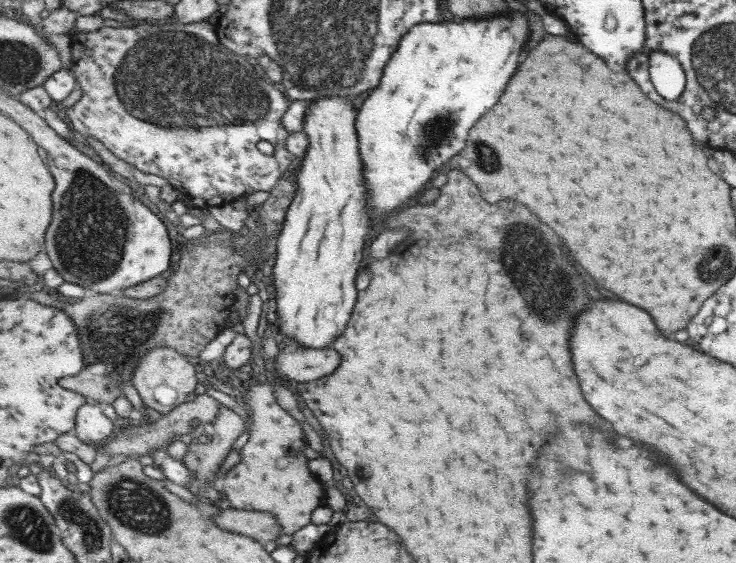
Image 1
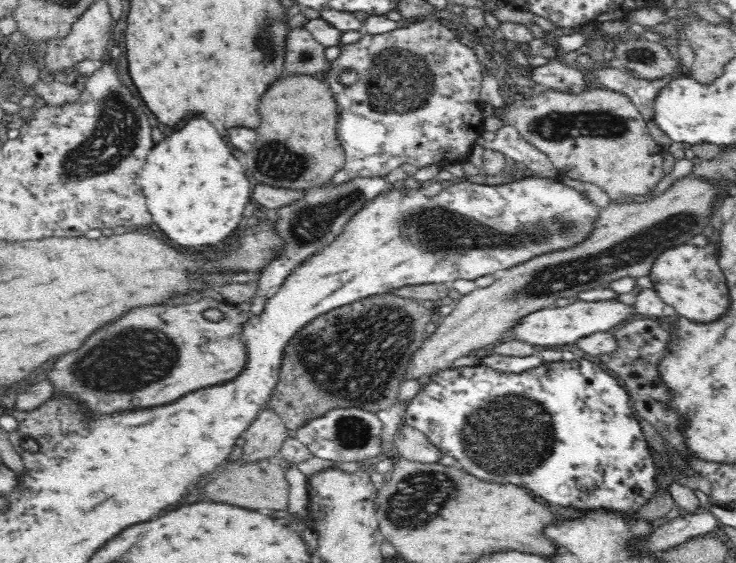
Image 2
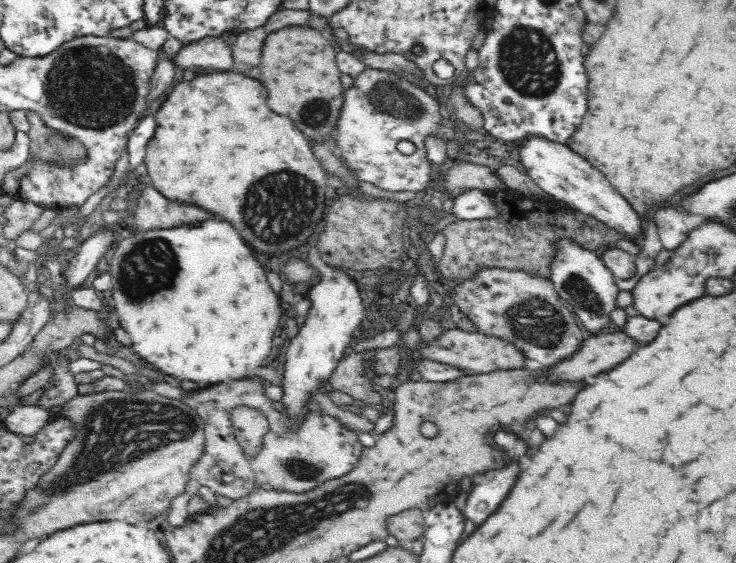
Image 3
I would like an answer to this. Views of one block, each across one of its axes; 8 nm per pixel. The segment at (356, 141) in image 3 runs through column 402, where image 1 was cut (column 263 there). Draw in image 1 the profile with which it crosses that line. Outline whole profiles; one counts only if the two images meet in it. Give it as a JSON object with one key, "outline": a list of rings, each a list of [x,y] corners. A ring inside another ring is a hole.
{"outline":[[[202,20],[193,24],[174,21],[163,25],[144,23],[134,27],[130,25],[130,27],[119,28],[103,26],[96,31],[79,33],[73,37],[72,66],[70,69],[82,89],[81,100],[67,110],[74,131],[80,133],[83,137],[96,138],[115,156],[138,170],[166,179],[171,186],[179,190],[180,198],[189,208],[198,207],[199,209],[209,210],[210,207],[222,207],[248,194],[259,192],[259,190],[261,192],[271,192],[278,186],[282,179],[281,176],[287,172],[287,168],[295,160],[294,154],[287,150],[286,144],[289,131],[286,129],[286,125],[282,123],[283,117],[286,115],[285,112],[287,112],[287,106],[292,102],[285,100],[285,96],[273,84],[267,82],[270,79],[269,77],[263,78],[255,70],[255,66],[249,62],[247,56],[241,56],[222,45],[215,20]],[[261,140],[266,140],[274,146],[273,155],[265,155],[257,148],[257,144]]]}

